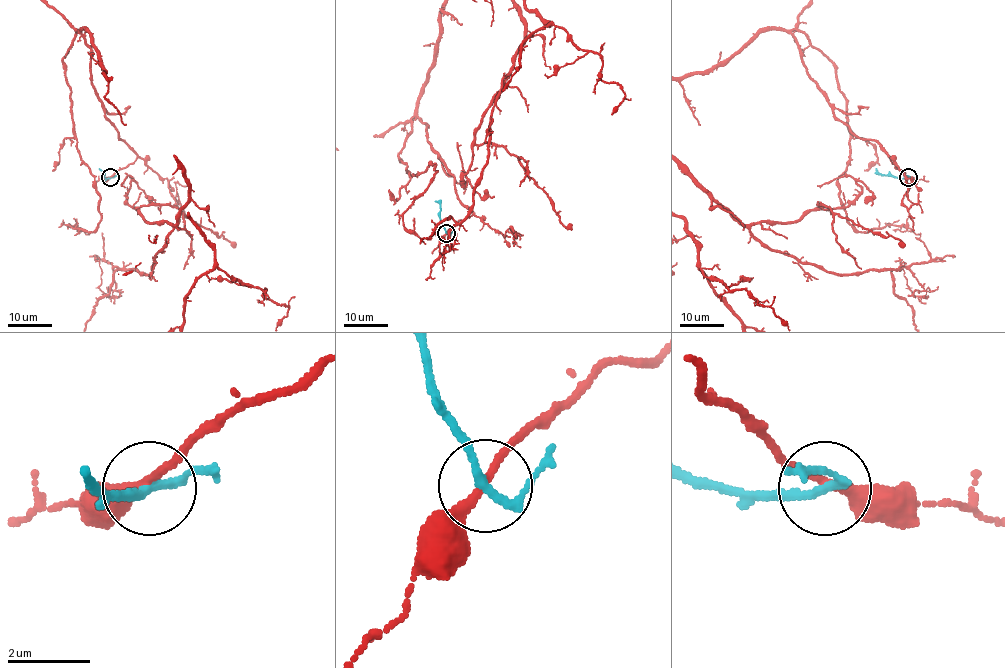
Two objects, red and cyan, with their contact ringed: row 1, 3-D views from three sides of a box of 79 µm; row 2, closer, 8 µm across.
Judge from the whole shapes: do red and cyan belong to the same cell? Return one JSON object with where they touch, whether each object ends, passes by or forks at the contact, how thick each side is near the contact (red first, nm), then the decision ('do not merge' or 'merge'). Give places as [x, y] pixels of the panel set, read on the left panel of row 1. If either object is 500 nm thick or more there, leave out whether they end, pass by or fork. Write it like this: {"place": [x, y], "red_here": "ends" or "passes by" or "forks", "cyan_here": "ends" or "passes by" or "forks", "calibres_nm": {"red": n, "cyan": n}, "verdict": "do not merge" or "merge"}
{"place": [110, 177], "red_here": "passes by", "cyan_here": "passes by", "calibres_nm": {"red": 200, "cyan": 200}, "verdict": "do not merge"}

